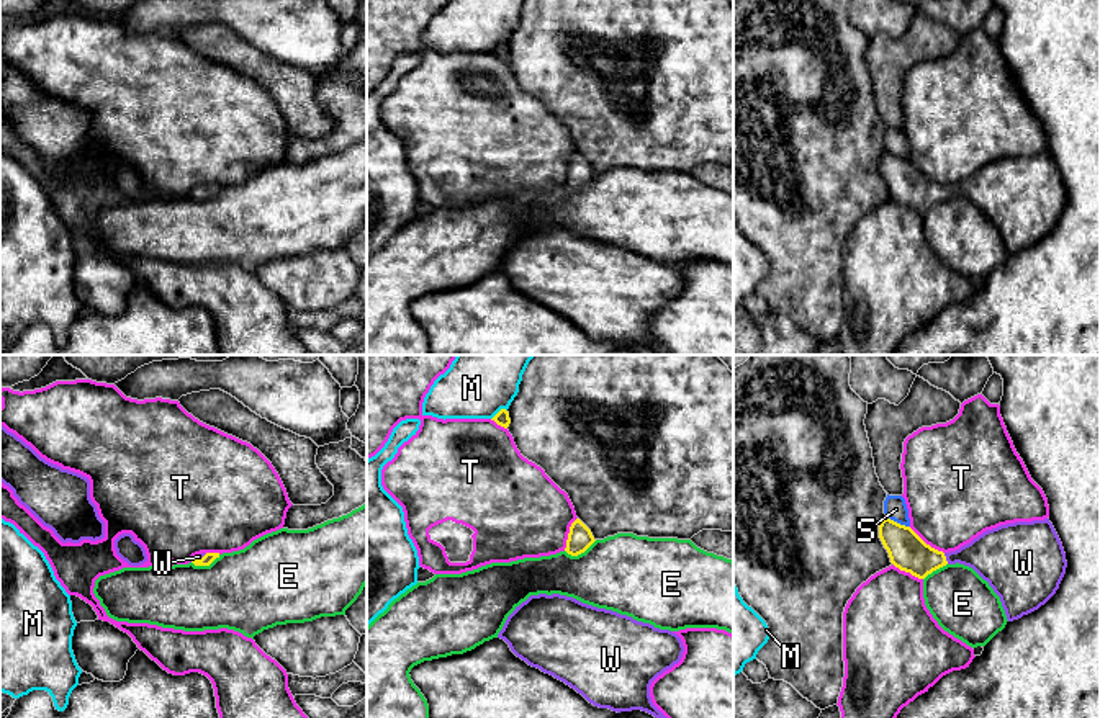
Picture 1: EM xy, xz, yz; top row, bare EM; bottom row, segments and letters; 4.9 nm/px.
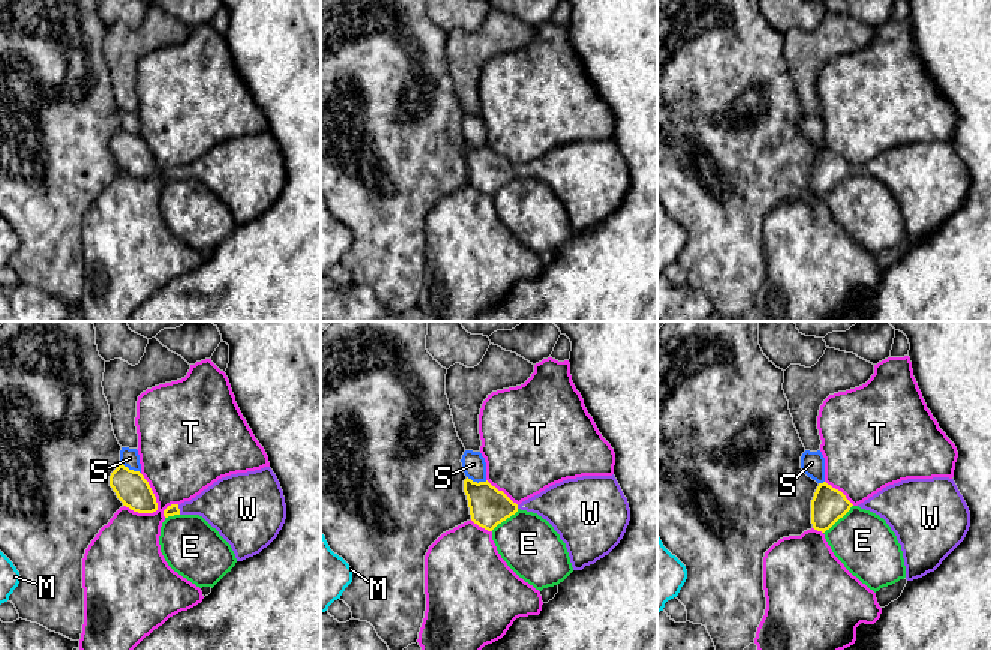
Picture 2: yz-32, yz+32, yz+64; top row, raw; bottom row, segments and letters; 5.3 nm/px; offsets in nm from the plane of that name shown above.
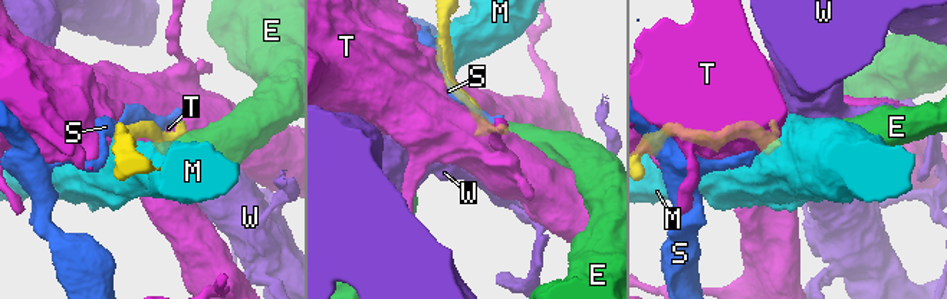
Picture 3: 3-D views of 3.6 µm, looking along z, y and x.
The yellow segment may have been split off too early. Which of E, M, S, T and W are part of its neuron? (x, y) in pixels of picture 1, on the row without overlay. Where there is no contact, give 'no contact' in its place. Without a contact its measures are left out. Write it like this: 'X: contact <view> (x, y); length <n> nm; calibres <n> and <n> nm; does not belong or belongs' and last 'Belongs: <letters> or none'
E: contact xz (580, 187); length 170 nm; calibres 120 and 380 nm; does not belong
M: contact xz (498, 46); length 90 nm; calibres 70 and 260 nm; does not belong
S: contact yz (896, 156); length 130 nm; calibres 190 and 110 nm; does not belong
T: contact yz (925, 177); length 220 nm; calibres 190 and 440 nm; does not belong
W: contact yz (945, 192); length 60 nm; calibres 190 and 260 nm; belongs
Belongs: W

